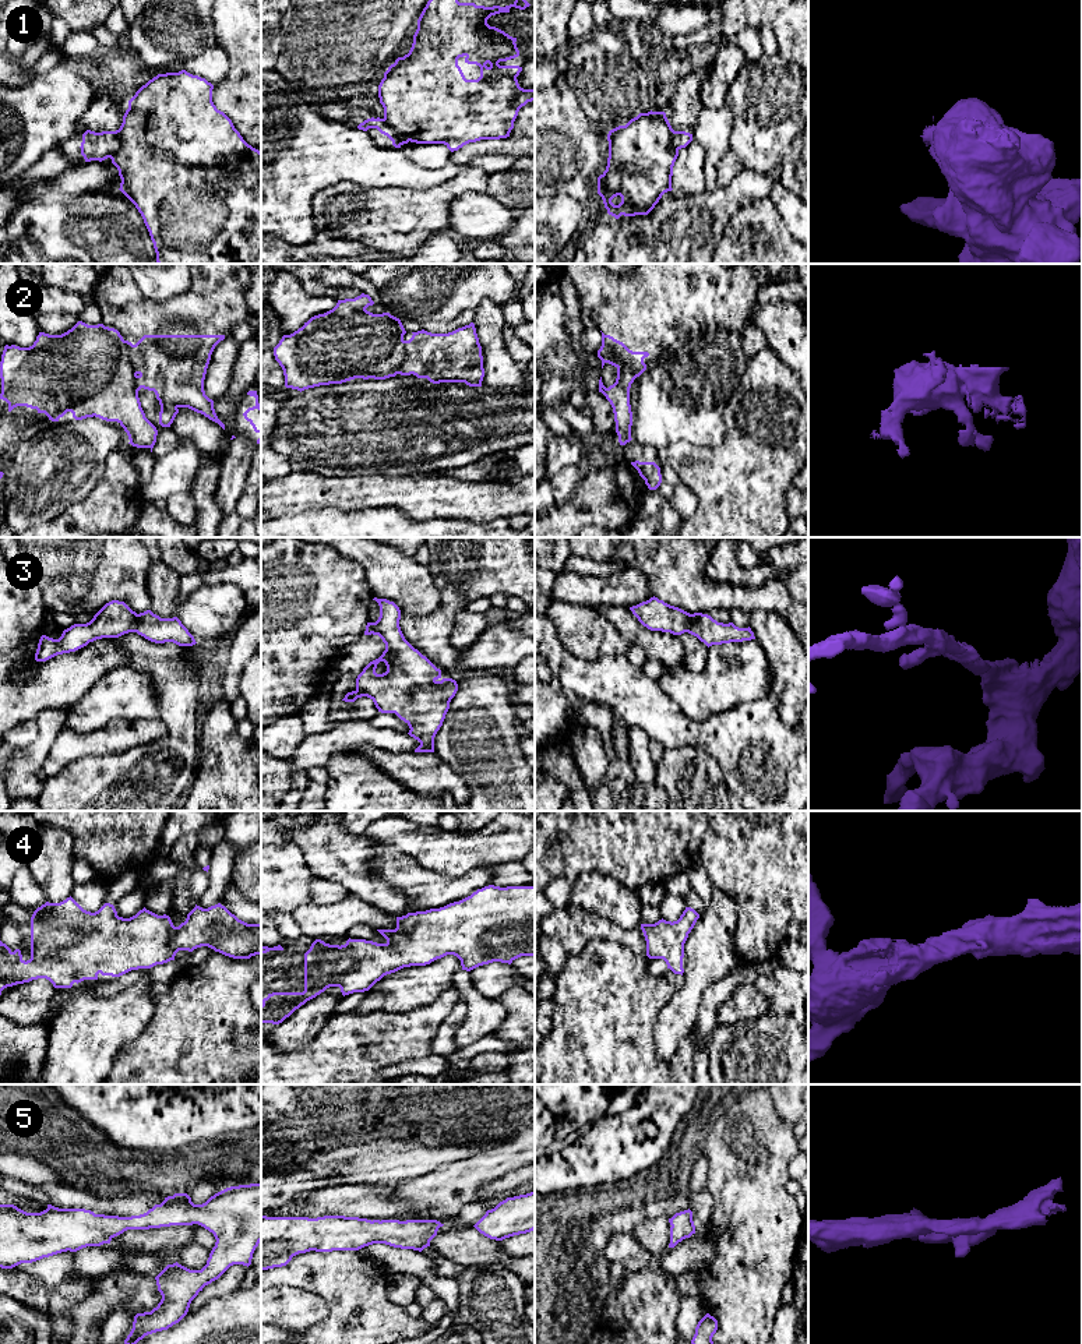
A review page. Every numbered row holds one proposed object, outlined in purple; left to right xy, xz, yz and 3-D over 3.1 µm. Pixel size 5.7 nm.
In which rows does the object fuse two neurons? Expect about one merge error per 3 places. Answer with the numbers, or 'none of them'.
1, 2

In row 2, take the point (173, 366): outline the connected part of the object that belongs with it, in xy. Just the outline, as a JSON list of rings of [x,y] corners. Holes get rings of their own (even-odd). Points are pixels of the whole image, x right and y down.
[[[144,335],[135,345],[126,341],[135,389],[155,392],[162,427],[170,427],[179,409],[188,408],[225,430],[204,391],[211,354],[223,339],[225,335]]]

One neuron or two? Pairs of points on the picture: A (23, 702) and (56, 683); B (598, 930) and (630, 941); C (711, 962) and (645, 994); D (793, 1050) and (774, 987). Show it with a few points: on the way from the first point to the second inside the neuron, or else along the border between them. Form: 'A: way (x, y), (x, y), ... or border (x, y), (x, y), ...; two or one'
A: way (31, 697), (48, 687); one
B: way (606, 930), (621, 937); one
C: border (673, 990), (656, 1019); two
D: way (783, 1034), (783, 1002); one

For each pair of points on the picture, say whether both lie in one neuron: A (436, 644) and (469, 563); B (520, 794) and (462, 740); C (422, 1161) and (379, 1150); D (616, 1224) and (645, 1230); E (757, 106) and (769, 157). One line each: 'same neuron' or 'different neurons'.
A: same neuron
B: same neuron
C: same neuron
D: different neurons
E: same neuron

